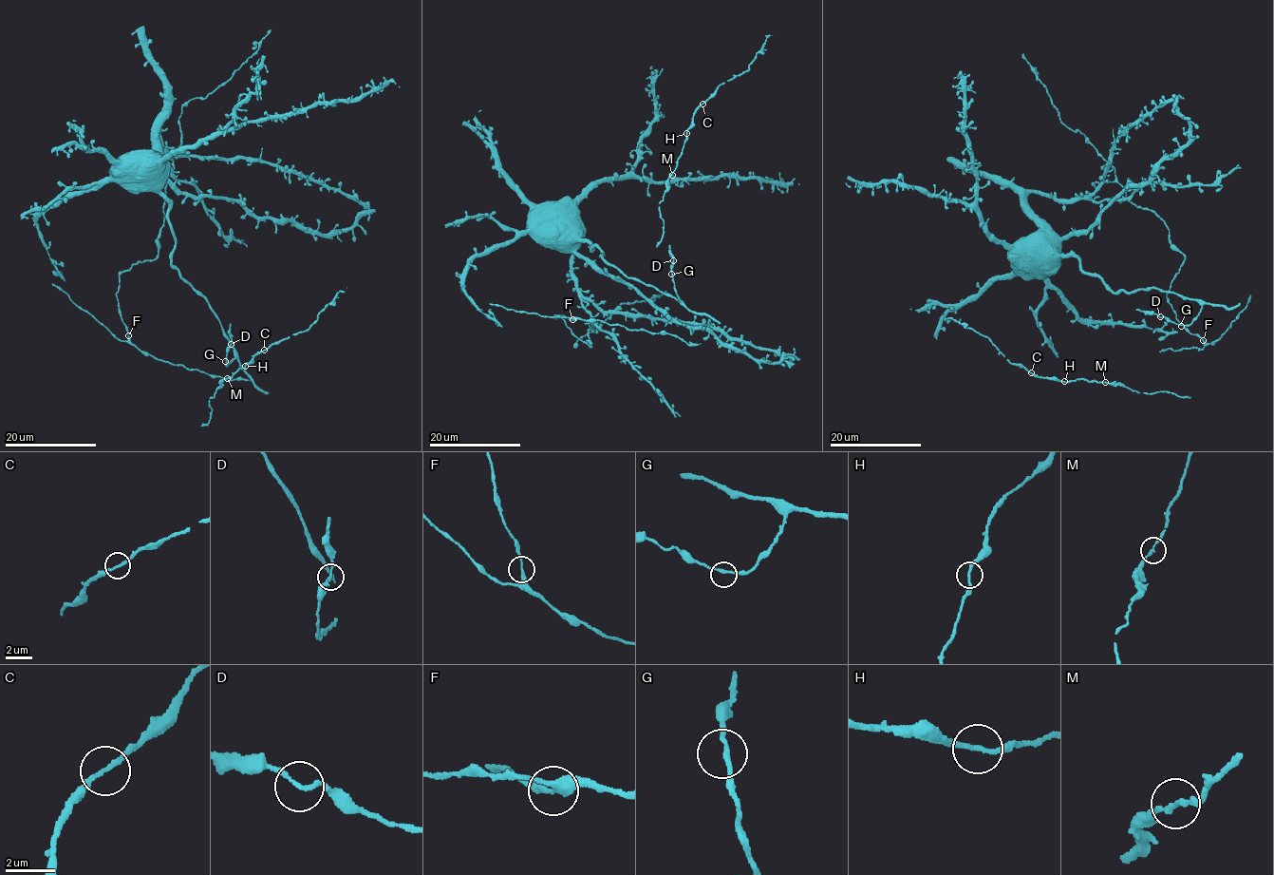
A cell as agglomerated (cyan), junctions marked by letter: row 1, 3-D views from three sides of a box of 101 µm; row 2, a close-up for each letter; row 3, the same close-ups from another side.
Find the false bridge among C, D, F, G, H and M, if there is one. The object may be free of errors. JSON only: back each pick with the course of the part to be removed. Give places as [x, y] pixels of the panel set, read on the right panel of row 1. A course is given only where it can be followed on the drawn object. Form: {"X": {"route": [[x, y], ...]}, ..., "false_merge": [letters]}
{"false_merge": []}

